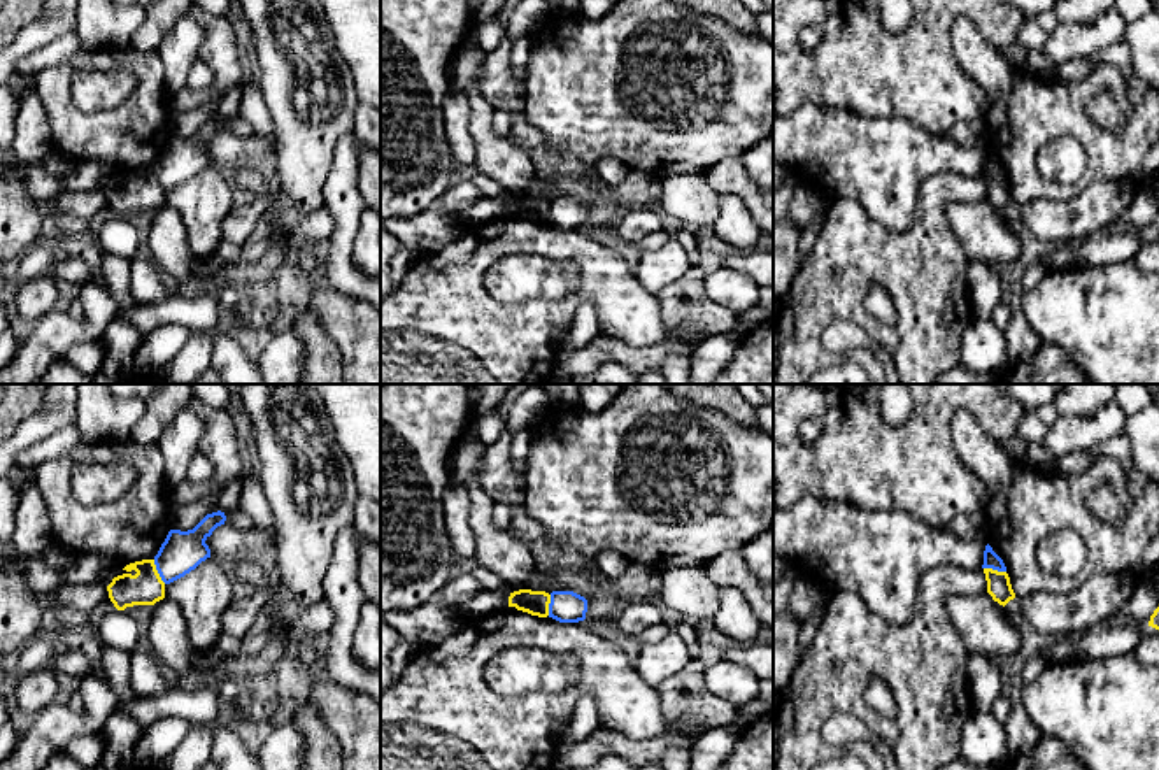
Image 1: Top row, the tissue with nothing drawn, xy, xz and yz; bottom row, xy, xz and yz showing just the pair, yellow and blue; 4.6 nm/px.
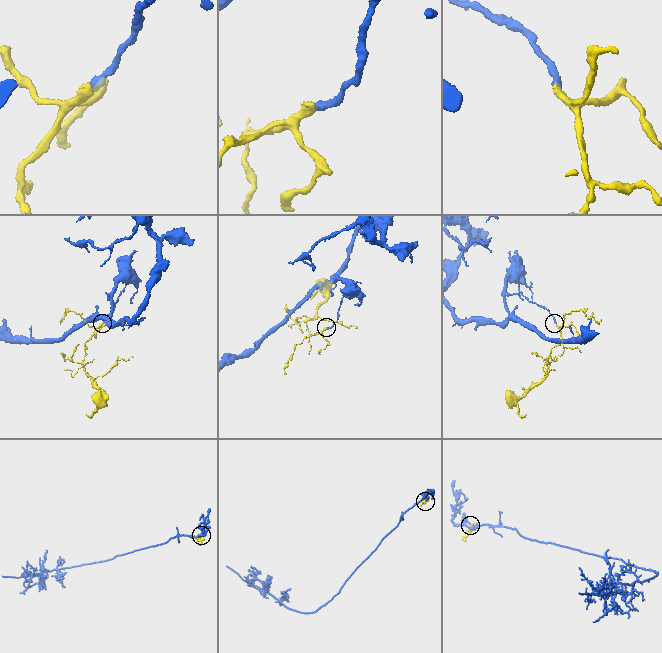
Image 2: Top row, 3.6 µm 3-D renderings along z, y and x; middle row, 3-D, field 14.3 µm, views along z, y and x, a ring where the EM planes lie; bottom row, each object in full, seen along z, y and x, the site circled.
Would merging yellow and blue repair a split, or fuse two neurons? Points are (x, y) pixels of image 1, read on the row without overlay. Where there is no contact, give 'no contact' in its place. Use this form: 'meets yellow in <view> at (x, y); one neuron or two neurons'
meets yellow in xy at (156, 179); two neurons

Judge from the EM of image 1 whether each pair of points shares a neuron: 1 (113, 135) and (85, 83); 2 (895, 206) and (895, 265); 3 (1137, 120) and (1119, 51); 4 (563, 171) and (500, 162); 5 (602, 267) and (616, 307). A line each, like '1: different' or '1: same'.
1: different
2: different
3: different
4: different
5: same

